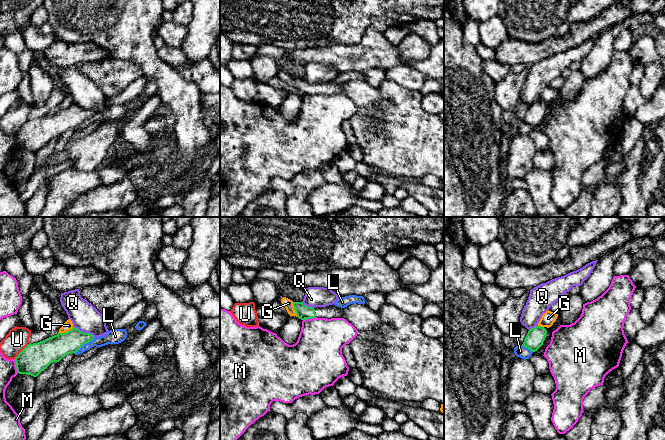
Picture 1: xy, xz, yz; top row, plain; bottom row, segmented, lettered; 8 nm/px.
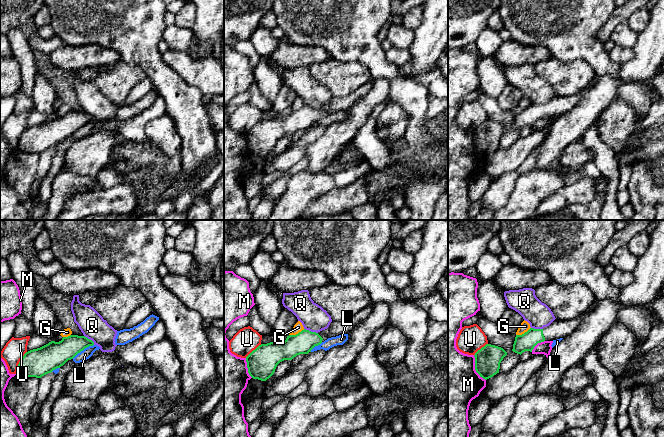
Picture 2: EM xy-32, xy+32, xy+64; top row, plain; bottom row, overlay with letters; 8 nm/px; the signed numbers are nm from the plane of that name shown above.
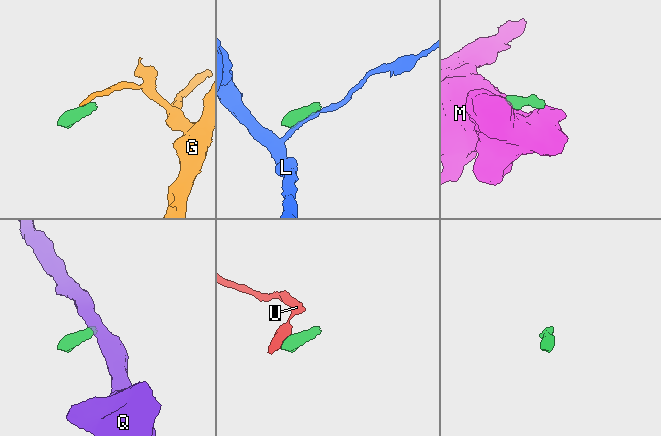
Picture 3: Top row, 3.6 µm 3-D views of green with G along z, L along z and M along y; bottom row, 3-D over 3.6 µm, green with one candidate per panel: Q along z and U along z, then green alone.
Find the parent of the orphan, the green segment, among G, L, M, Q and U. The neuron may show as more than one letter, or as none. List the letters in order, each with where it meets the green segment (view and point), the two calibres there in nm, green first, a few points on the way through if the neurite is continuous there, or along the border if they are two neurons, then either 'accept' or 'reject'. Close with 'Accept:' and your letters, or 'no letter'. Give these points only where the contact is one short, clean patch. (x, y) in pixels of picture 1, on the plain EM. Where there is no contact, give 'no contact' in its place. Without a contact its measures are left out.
G: xy (65, 108) | 200/80 nm | along xy (73, 103), (58, 109) | reject
L: xy (84, 119) | 200/120 nm | reject
M: xy (16, 142) | 240/140 nm | reject
Q: xy (83, 108) | 190/220 nm | along xy (73, 102), (90, 109), (94, 113) | reject
U: xy (21, 127) | 240/180 nm | along xy (28, 120), (14, 134) | reject
Accept: no letter

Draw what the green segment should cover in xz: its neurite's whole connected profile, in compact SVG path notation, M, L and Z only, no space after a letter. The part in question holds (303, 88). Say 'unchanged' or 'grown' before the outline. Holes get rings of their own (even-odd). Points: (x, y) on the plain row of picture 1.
grown | M293 78L294 86L297 93L301 96L312 94L343 94L344 85L337 83L334 80L326 83L308 83L303 78Z

